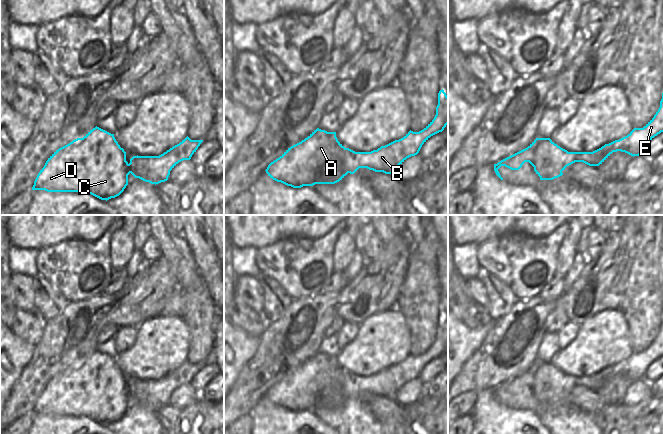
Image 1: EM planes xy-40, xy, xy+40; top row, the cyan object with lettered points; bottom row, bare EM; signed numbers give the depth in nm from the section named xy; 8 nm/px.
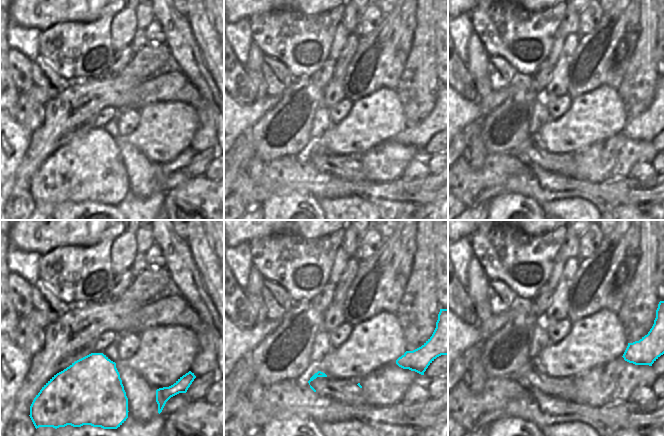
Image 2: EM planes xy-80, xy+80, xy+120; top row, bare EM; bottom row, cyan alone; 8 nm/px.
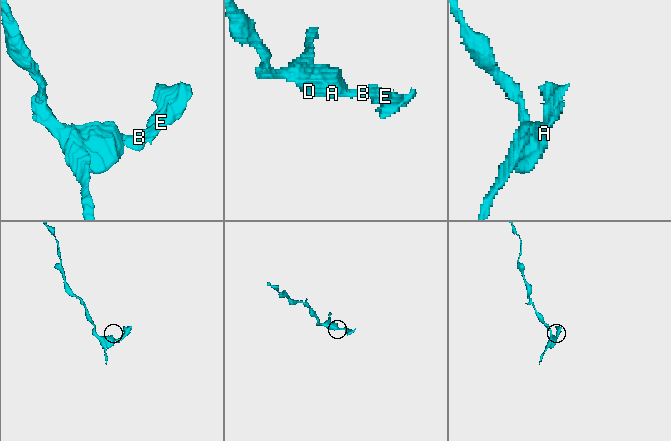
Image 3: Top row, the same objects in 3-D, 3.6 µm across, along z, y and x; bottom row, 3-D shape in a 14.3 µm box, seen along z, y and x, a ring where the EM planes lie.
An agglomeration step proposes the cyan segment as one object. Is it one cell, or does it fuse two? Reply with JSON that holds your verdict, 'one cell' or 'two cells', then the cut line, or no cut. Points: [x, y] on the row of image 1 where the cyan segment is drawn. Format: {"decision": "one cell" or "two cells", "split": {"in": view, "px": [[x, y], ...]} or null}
{"decision": "two cells", "split": {"in": "xy", "px": [[345, 148], [343, 166], [348, 172]]}}

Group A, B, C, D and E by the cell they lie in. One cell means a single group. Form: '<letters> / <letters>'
A C D / B E

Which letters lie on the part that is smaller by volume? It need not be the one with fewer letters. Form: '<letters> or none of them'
B, E

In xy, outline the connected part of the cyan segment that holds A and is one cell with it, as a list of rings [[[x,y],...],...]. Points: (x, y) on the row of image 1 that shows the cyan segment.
[[[317,128],[271,162],[265,171],[273,180],[293,188],[335,184],[348,174],[343,165],[345,153],[336,132]]]

